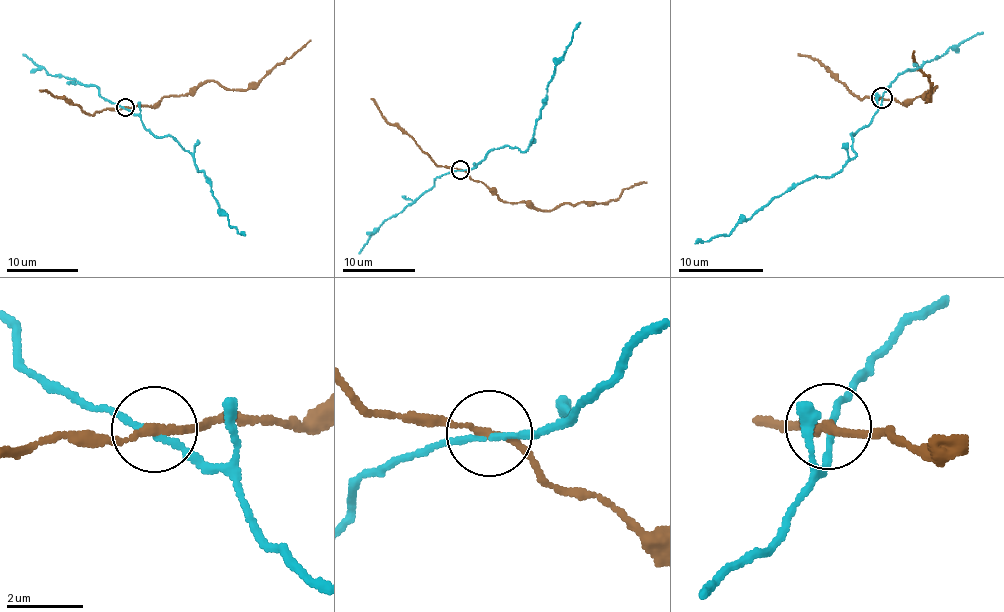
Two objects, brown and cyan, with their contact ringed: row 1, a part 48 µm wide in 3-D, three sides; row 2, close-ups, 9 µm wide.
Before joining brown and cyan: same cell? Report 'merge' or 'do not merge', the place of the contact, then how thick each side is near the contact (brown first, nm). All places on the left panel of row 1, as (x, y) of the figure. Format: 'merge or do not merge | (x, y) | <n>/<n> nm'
do not merge | (125, 107) | 180/130 nm

